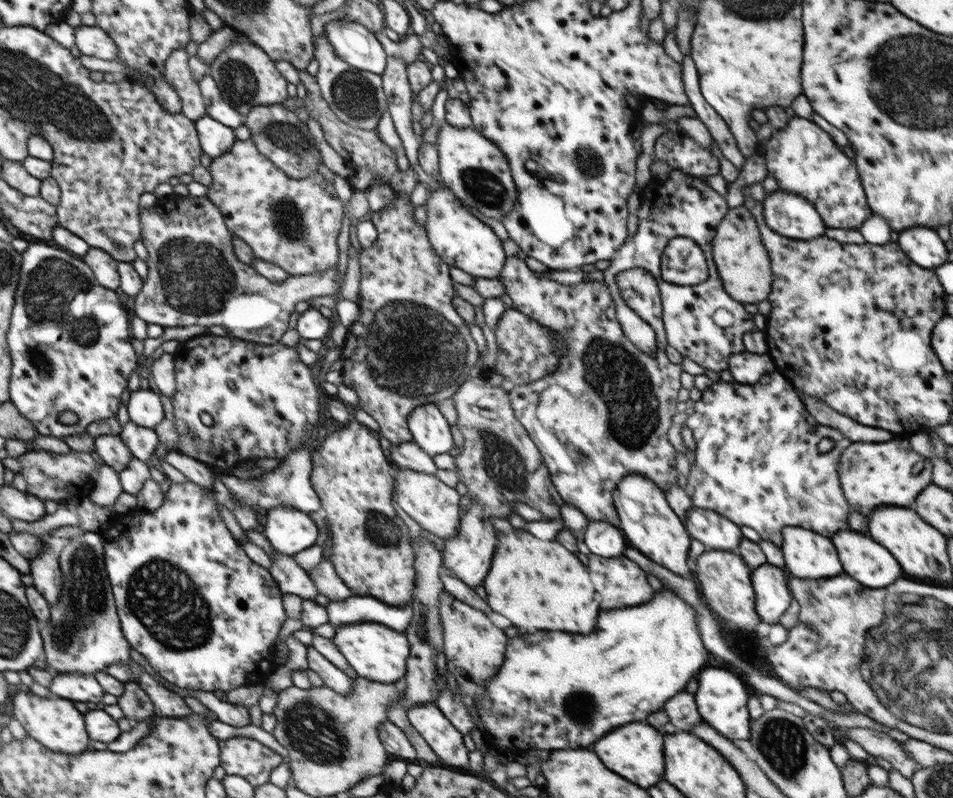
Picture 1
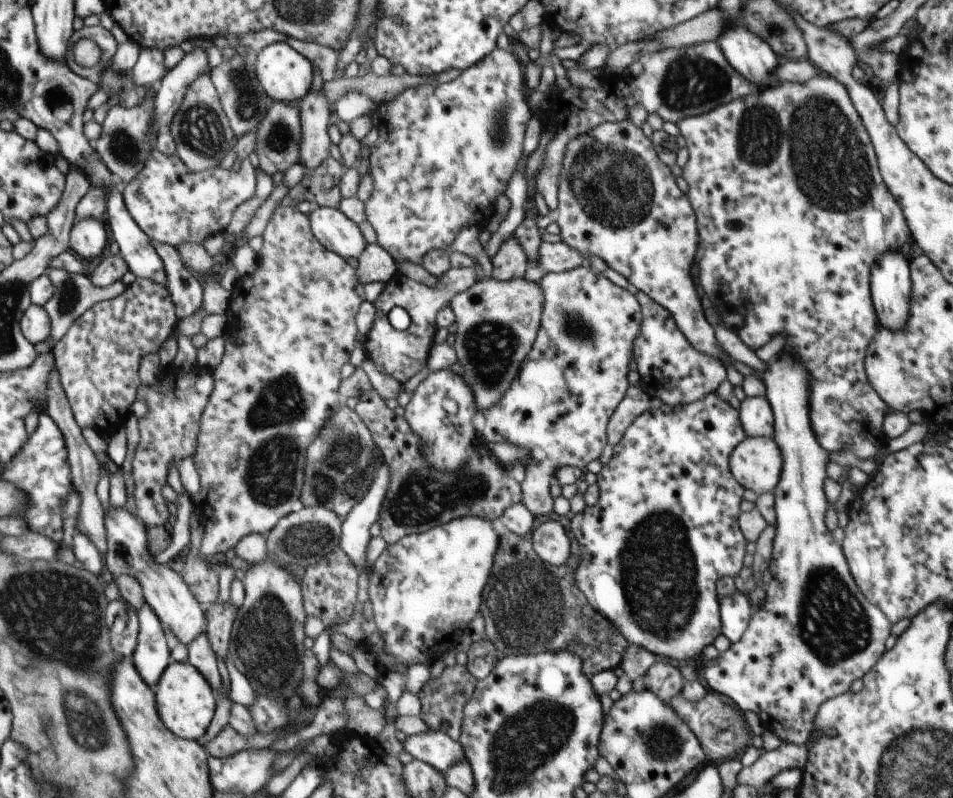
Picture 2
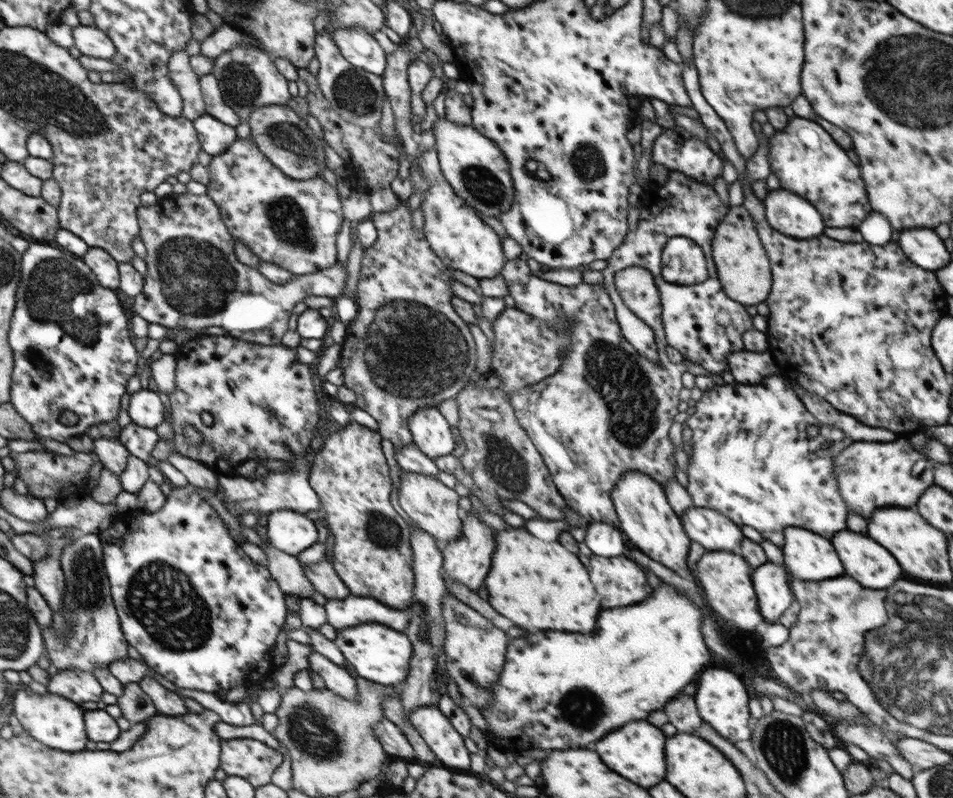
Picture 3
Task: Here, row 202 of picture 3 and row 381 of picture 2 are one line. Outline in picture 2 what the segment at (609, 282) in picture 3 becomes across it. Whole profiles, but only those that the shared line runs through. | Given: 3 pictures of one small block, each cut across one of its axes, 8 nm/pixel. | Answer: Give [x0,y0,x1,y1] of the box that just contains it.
[633,292,727,406]

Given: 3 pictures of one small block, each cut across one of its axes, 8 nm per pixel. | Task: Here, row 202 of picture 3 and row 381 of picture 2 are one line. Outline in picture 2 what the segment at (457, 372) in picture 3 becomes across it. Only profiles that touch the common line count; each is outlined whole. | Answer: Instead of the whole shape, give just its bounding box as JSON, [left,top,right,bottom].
[363,267,479,384]

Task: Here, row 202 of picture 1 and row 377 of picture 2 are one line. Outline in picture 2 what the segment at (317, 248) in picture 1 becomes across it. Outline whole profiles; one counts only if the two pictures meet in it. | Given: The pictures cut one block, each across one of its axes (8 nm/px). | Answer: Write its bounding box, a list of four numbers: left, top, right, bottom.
[192,205,366,561]

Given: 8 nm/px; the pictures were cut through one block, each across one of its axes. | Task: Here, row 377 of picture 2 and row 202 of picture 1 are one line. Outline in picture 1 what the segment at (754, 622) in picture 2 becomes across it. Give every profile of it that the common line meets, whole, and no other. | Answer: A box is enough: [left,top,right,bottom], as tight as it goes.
[760,190,826,240]

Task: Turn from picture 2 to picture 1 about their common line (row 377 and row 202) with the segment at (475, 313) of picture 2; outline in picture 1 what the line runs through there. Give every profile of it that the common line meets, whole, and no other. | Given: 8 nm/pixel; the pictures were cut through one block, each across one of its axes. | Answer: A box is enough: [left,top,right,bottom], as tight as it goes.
[435,122,518,220]

